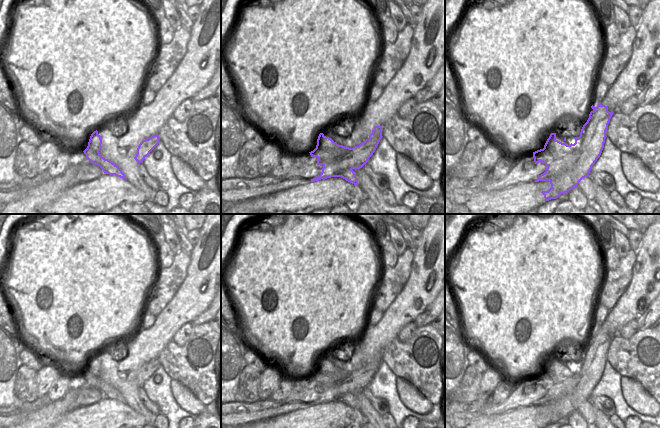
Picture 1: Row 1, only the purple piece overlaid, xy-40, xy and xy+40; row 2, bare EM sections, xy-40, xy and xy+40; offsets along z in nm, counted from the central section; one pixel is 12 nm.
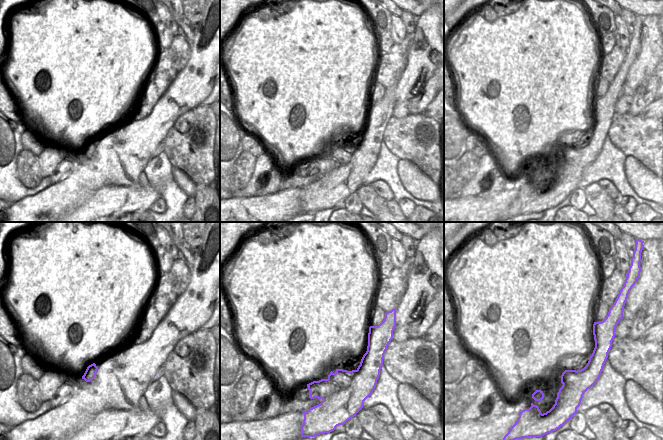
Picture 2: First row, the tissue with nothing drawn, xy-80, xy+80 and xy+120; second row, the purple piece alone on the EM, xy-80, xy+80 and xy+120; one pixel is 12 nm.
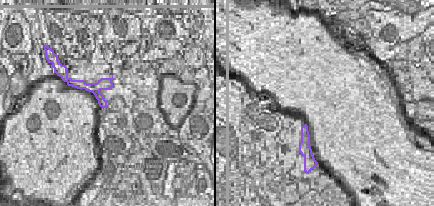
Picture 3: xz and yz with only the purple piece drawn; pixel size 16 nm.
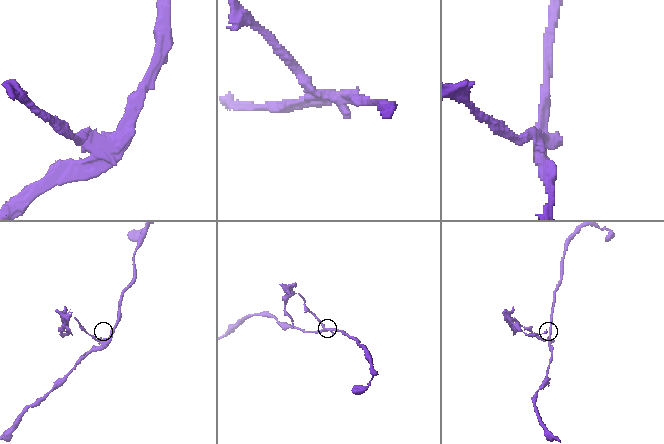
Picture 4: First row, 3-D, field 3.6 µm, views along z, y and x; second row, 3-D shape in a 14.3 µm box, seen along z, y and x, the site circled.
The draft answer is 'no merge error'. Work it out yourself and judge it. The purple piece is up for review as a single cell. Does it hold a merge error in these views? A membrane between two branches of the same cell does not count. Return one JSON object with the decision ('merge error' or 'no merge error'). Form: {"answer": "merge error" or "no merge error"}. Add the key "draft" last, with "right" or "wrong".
{"answer": "merge error", "draft": "wrong"}

